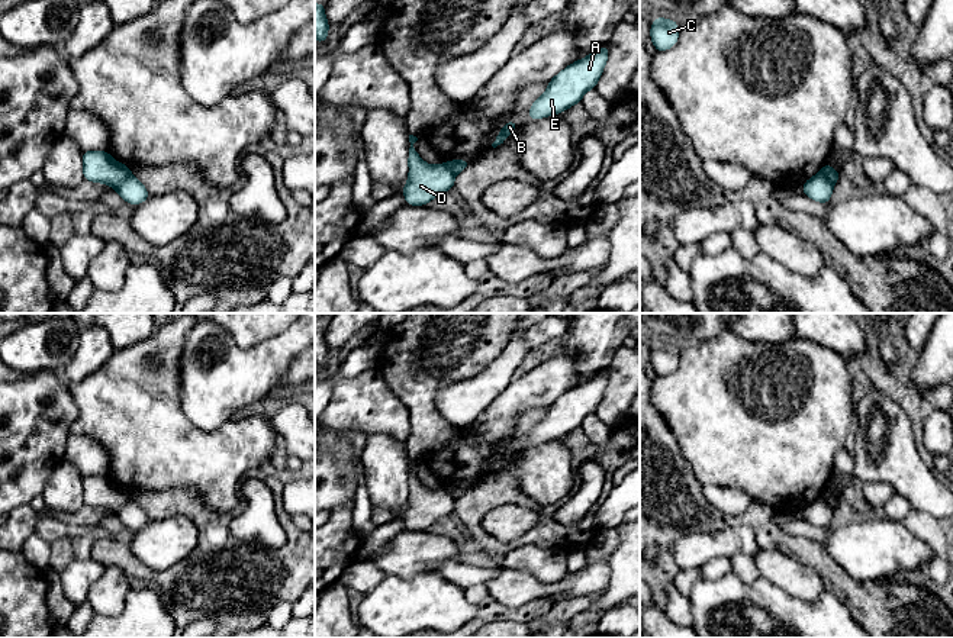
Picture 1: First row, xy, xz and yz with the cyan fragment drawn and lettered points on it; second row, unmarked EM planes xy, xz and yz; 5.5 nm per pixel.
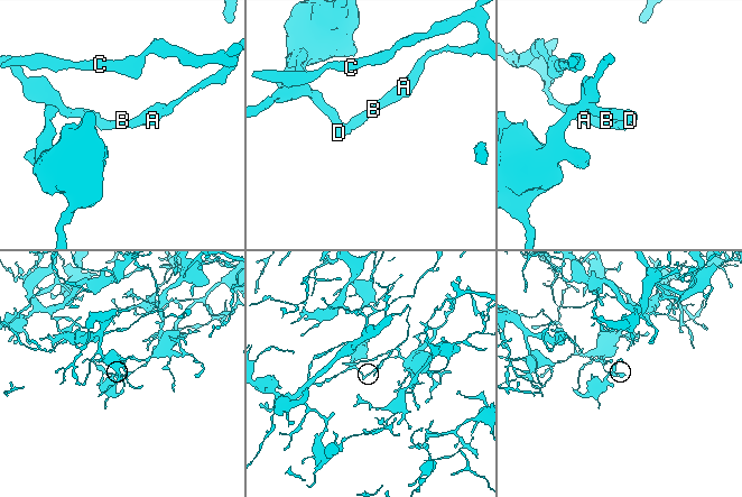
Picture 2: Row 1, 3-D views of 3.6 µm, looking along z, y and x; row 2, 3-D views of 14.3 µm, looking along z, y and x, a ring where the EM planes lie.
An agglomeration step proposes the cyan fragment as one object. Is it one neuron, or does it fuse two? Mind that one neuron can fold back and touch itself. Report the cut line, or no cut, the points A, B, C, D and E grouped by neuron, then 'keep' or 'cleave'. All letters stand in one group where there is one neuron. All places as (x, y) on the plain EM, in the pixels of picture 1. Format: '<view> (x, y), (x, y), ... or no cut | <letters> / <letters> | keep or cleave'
xy (129, 498), (116, 514) | A B C E / D | cleave

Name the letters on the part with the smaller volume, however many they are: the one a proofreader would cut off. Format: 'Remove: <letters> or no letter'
Remove: D

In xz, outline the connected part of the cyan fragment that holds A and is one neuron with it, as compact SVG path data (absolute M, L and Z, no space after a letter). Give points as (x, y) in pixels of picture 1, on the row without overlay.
M603 370L561 394L548 406L547 416L531 429L528 435L529 444L537 445L558 439L580 428L586 416L596 413L608 380L608 370Z

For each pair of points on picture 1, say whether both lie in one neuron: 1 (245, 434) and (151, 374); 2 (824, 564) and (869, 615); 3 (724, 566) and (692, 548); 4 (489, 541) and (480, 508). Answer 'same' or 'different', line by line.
1: same
2: same
3: different
4: same

